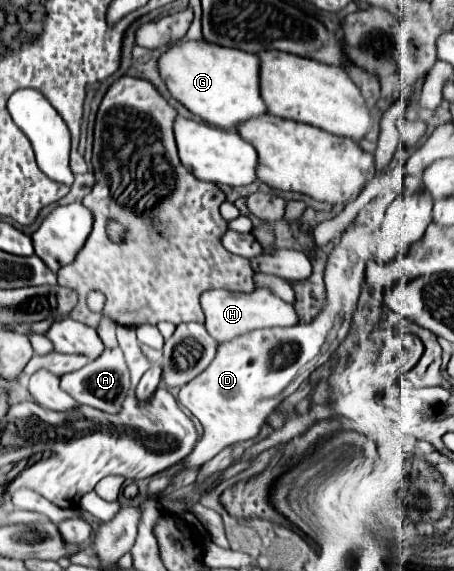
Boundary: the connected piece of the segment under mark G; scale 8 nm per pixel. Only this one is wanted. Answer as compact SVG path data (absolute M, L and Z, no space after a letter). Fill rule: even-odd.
M181 39L157 59L157 69L171 97L205 123L231 129L239 121L267 113L259 93L259 59L241 49L229 49L205 39Z

